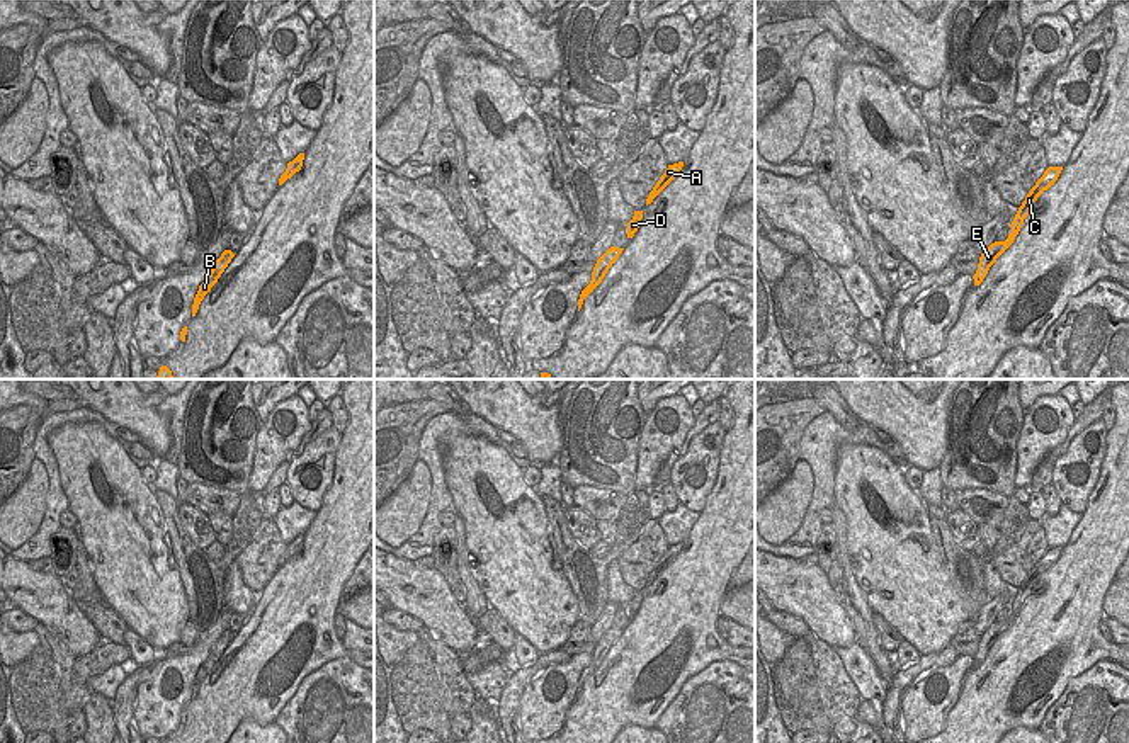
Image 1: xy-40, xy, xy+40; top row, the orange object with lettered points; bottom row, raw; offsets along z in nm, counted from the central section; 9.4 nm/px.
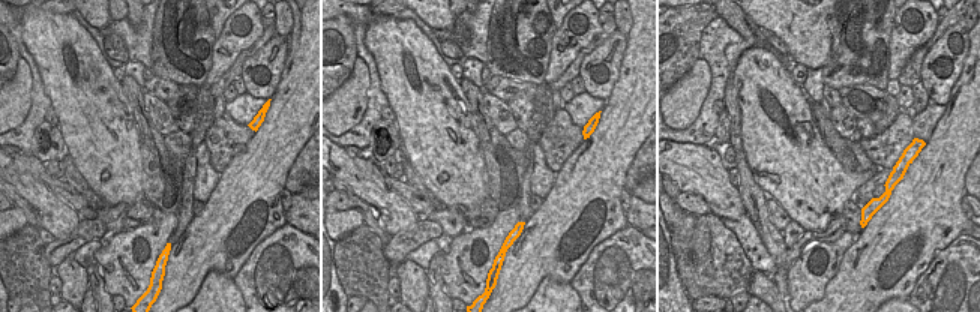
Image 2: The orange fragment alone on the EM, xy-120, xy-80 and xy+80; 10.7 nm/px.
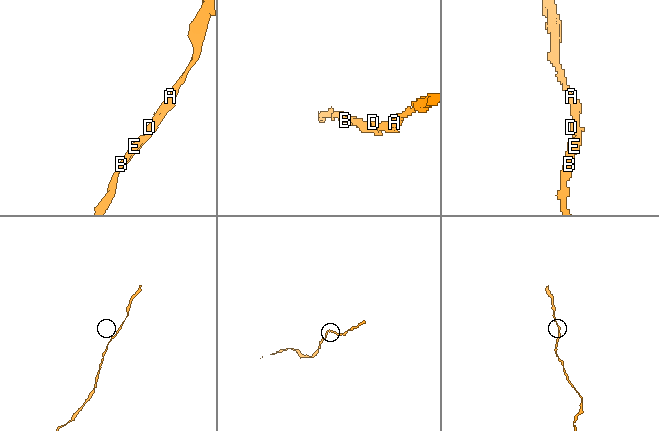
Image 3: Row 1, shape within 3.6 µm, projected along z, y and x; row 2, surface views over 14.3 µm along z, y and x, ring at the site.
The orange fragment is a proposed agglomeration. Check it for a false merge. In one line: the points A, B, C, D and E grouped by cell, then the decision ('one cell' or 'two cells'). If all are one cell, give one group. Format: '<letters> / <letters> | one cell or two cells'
A B C D E | one cell

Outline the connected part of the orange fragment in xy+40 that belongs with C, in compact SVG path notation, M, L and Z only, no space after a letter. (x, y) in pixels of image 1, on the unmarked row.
M1049 547L1044 556L1035 563L1035 566L1027 575L1025 581L1018 588L1013 602L1012 602L1012 614L1005 622L995 622L988 627L984 634L979 638L978 651L973 656L974 666L979 666L983 660L986 658L990 648L996 643L996 639L1013 624L1015 617L1018 615L1024 600L1030 595L1032 585L1037 581L1037 578L1047 571L1059 558L1063 547Z

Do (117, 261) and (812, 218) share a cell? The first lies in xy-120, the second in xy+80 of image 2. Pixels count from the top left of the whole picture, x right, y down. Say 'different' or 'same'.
different

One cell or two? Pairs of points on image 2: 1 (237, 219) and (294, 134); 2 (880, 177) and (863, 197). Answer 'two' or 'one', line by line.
1: one
2: one

